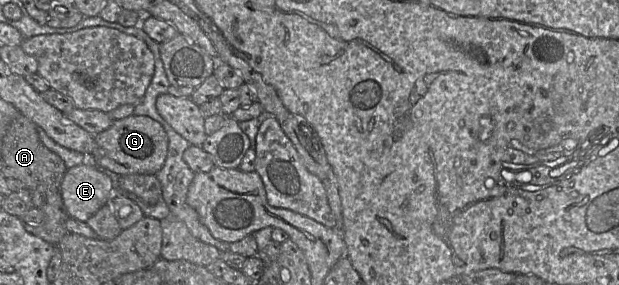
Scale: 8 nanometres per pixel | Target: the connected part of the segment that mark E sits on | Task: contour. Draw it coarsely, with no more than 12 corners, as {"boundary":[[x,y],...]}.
{"boundary":[[92,161],[67,169],[60,192],[69,217],[86,222],[114,194]]}

